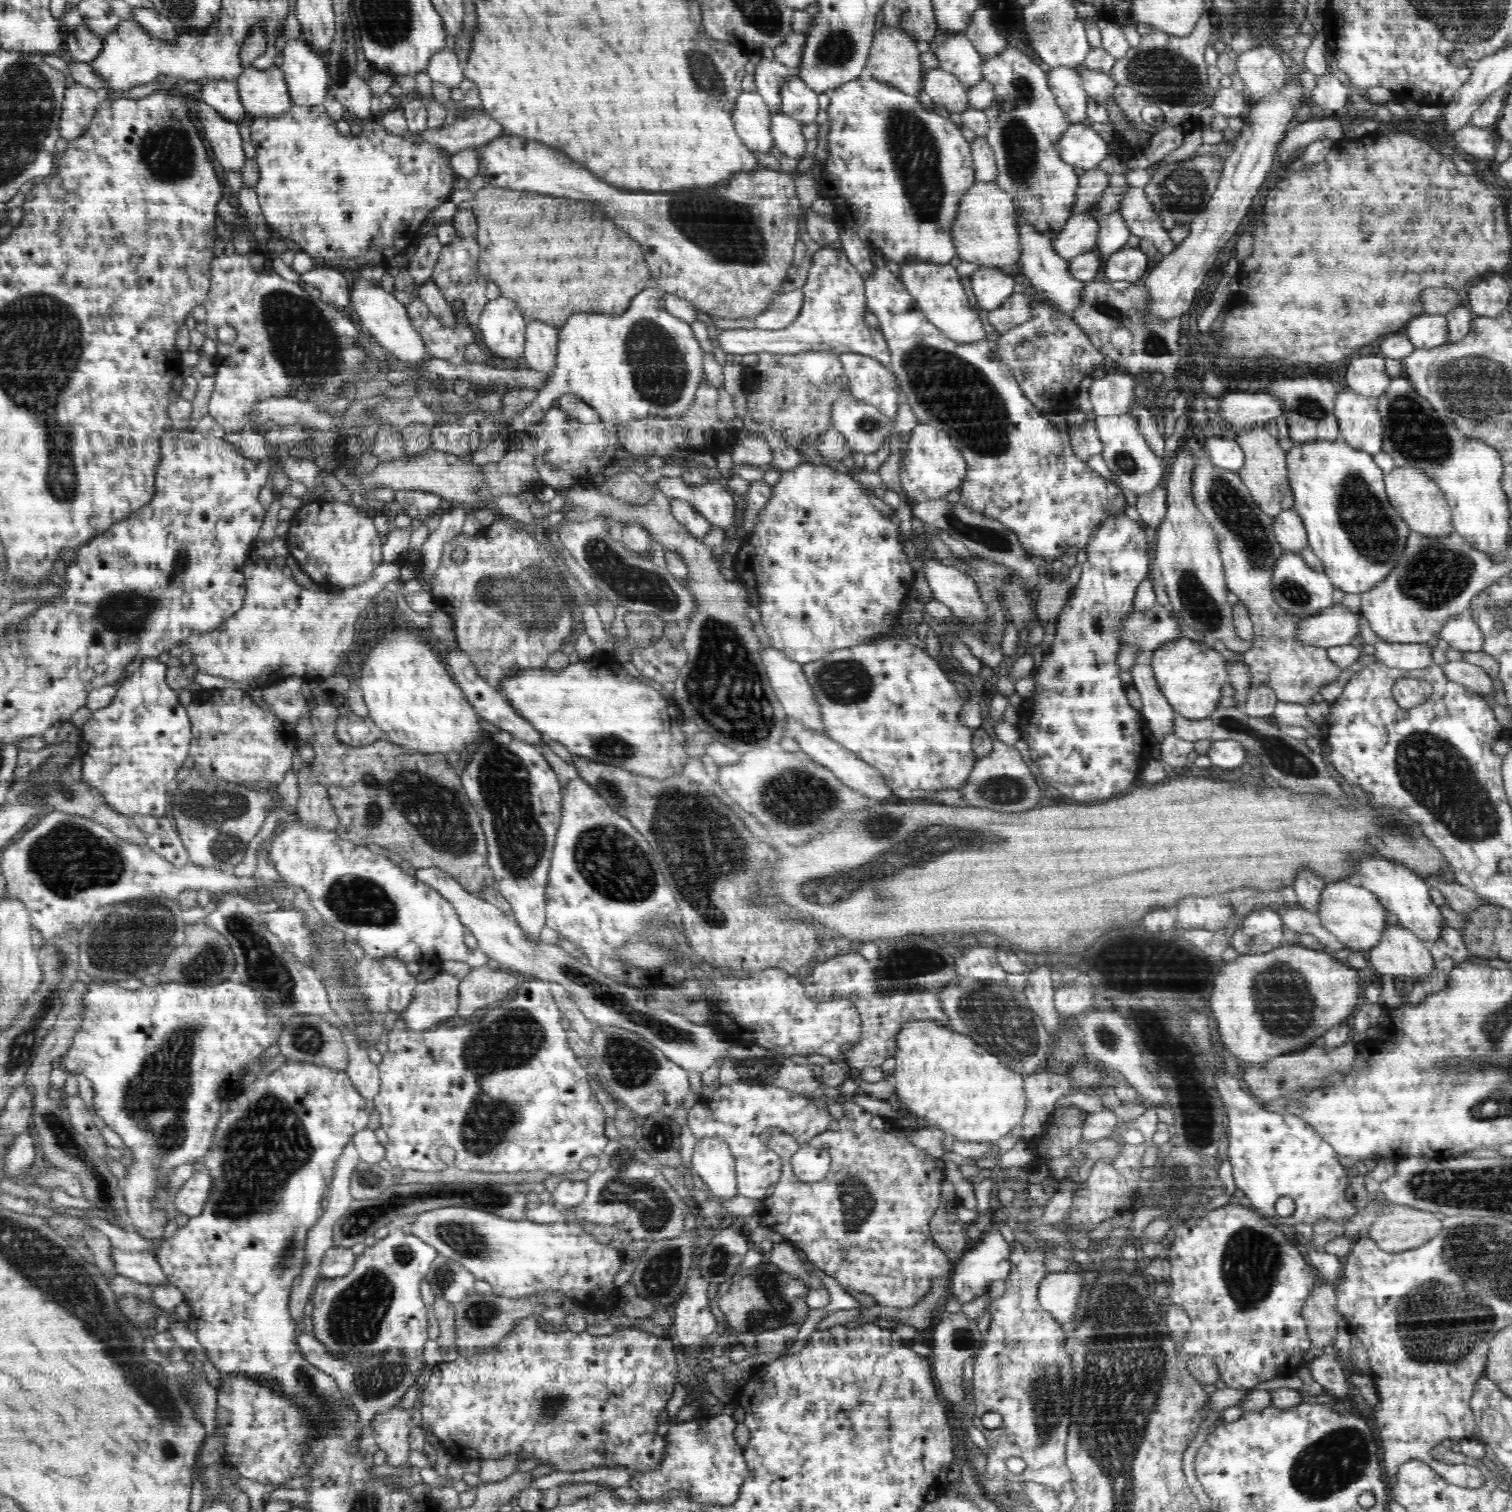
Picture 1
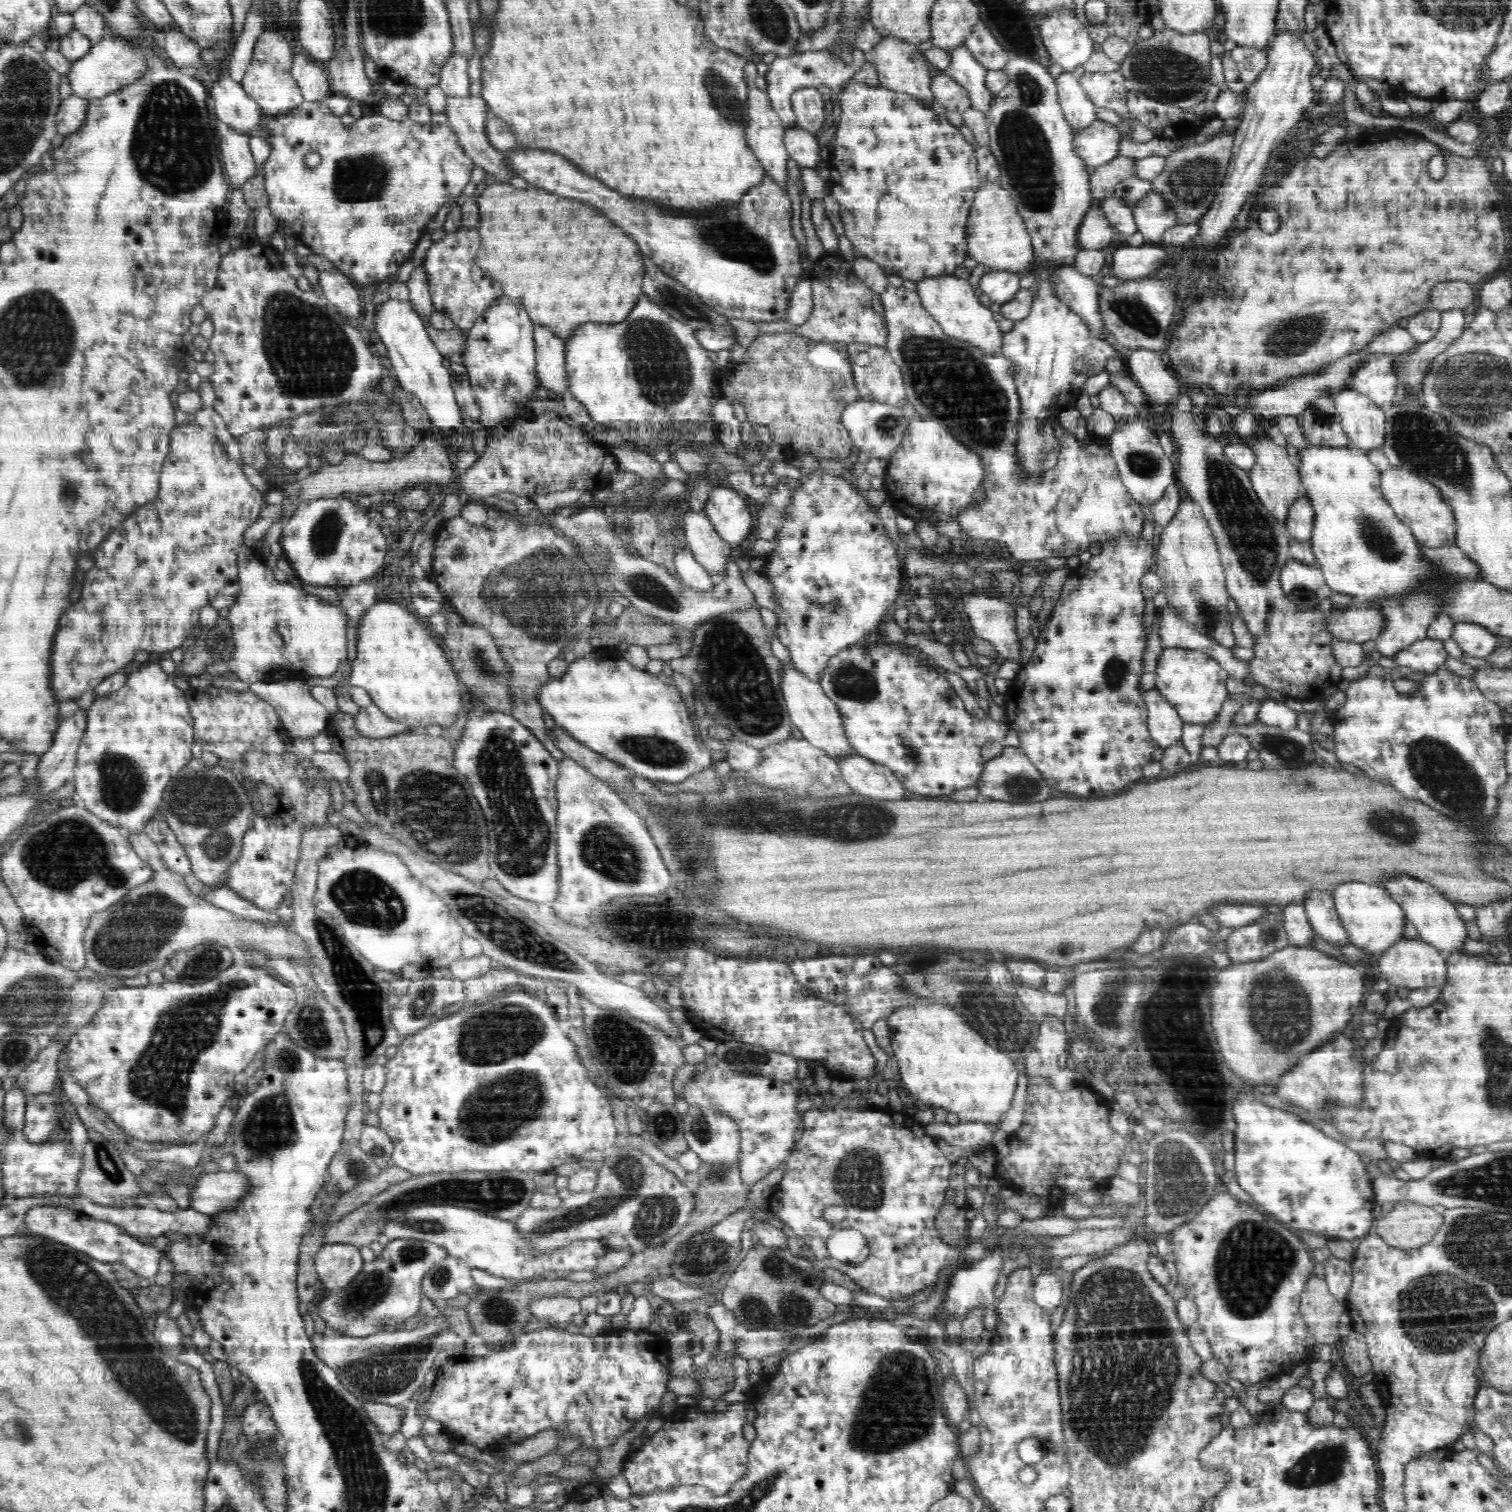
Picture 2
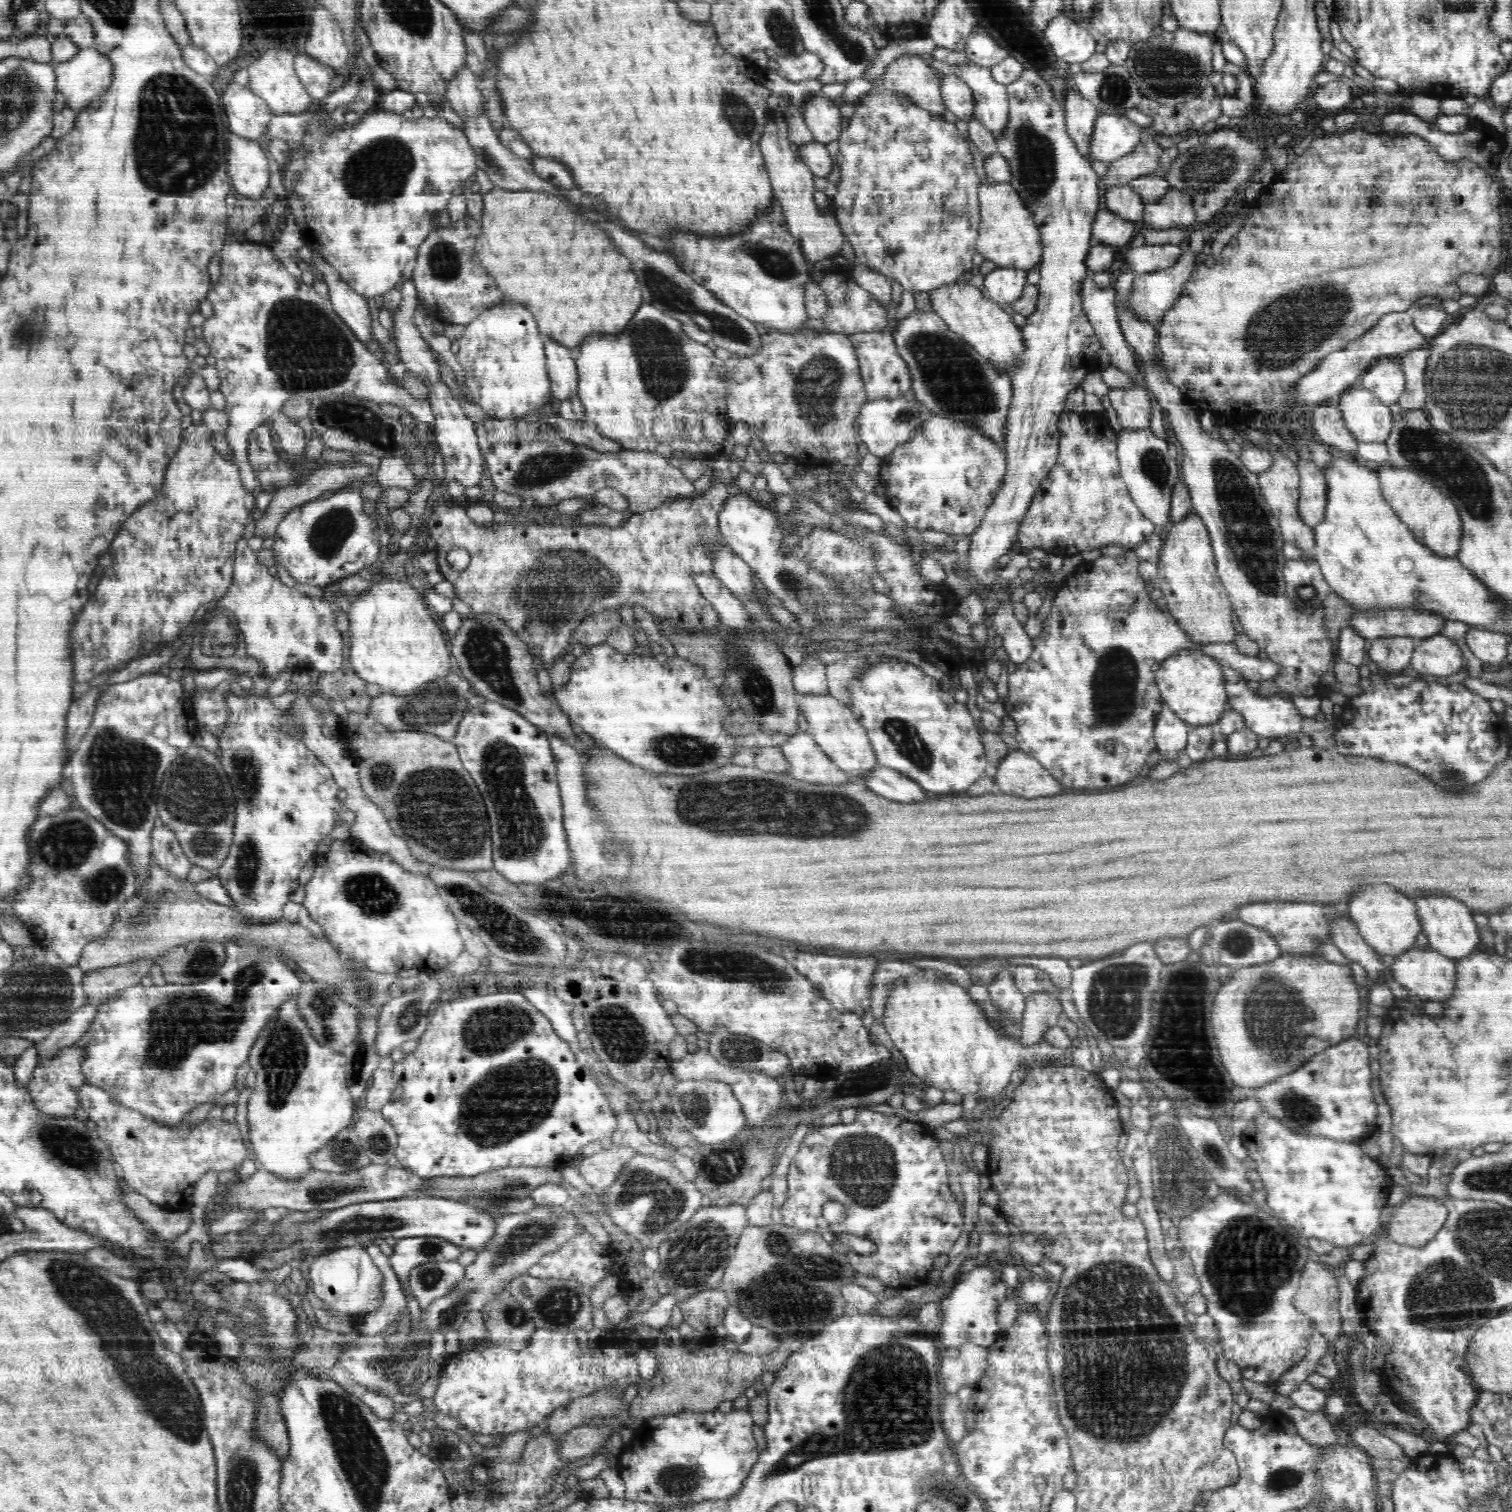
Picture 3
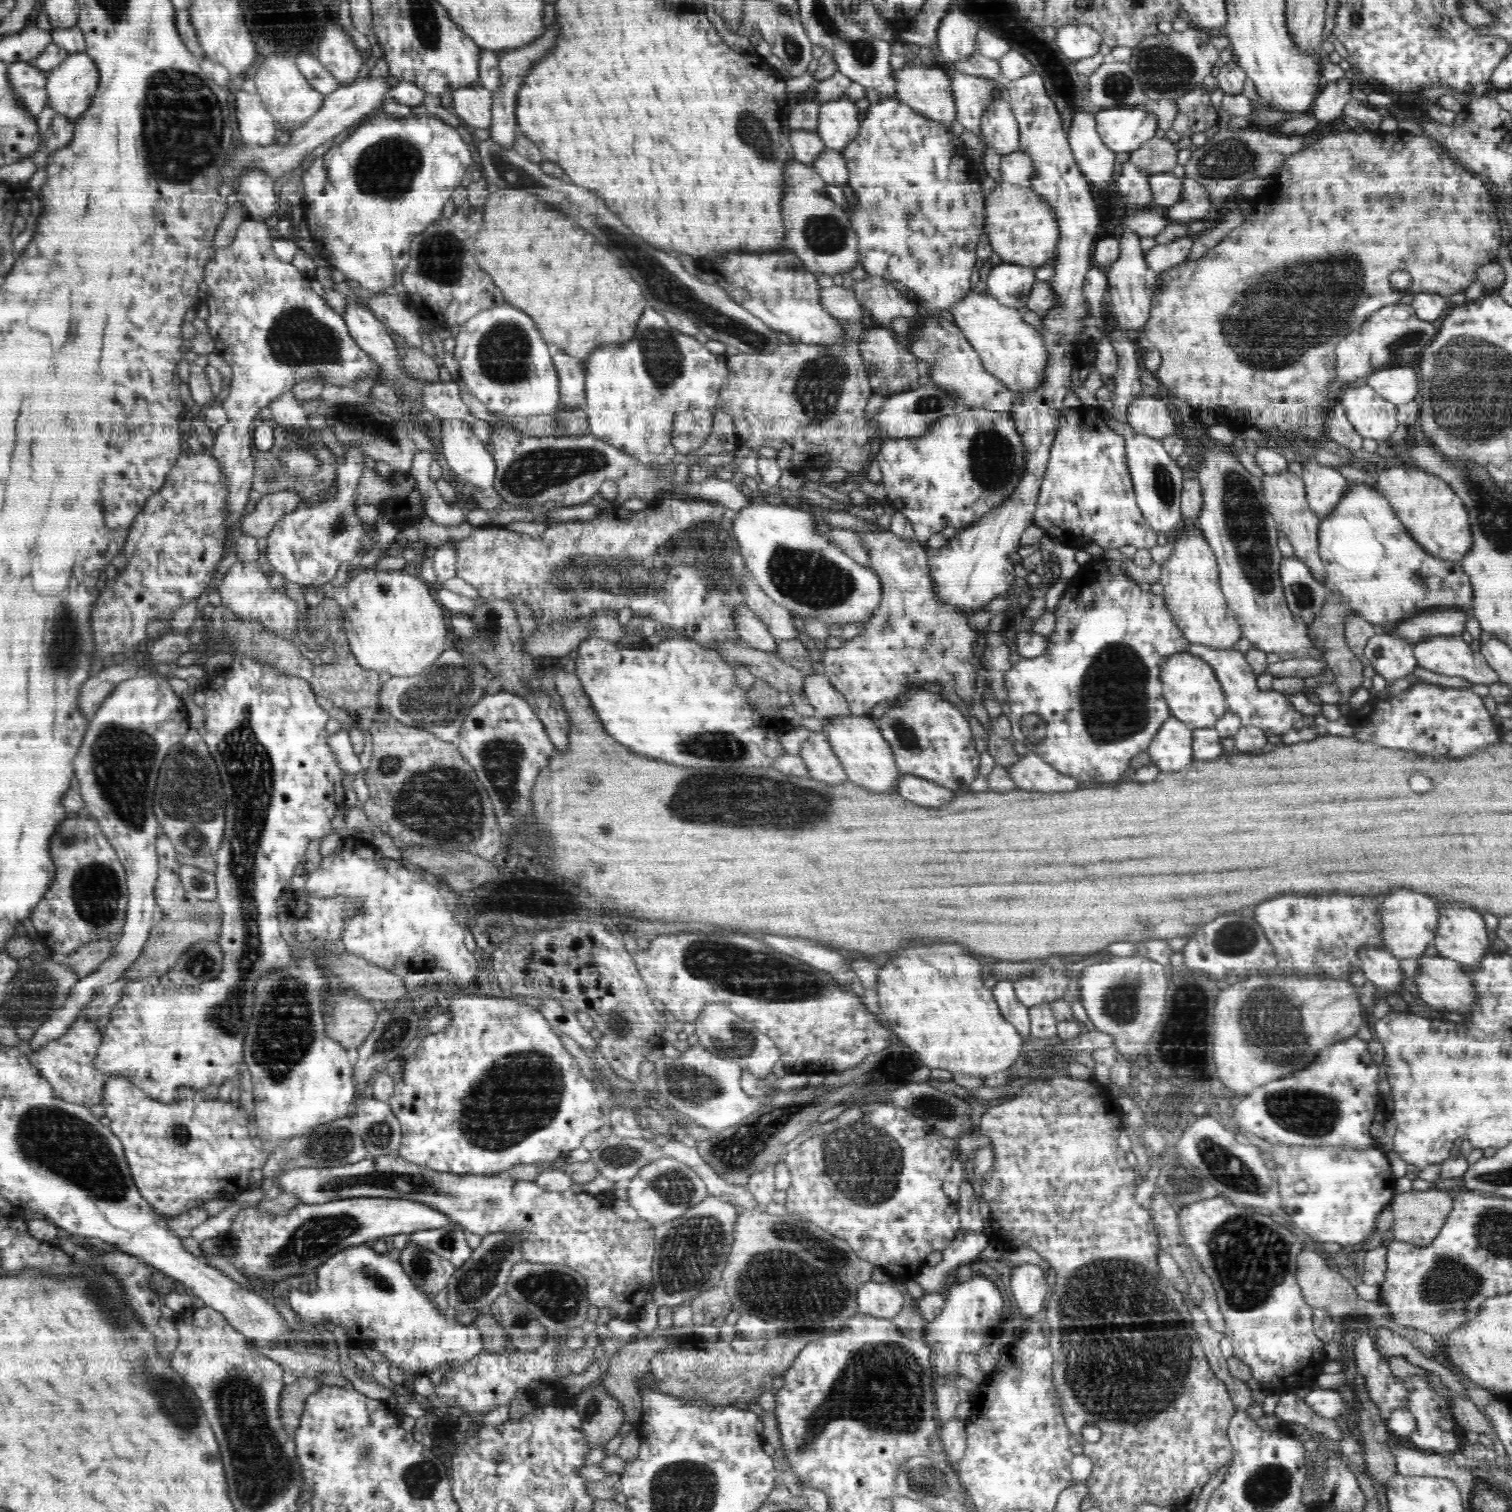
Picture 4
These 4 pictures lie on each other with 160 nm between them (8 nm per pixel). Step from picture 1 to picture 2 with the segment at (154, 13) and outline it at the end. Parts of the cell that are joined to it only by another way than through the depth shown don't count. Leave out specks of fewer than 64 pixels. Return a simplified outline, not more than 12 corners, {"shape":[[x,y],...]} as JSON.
{"shape":[[175,25],[160,37],[178,68],[200,68],[202,47]]}

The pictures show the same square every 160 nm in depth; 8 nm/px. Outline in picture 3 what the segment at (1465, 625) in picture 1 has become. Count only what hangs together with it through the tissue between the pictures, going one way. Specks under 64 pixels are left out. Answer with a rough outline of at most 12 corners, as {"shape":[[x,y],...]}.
{"shape":[[1471,626],[1466,647],[1483,664],[1504,665],[1506,635]]}

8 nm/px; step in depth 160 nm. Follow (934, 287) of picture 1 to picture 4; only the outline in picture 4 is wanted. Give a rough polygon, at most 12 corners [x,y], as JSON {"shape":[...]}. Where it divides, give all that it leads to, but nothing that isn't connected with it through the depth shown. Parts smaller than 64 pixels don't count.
{"shape":[[972,289],[948,312],[1012,395],[1045,379],[1036,325]]}

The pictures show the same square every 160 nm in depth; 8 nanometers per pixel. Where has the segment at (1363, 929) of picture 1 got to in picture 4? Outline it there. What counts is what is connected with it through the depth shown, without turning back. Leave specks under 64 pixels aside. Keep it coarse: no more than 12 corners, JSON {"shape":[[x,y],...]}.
{"shape":[[1420,892],[1382,898],[1381,943],[1397,959],[1424,956],[1440,904]]}

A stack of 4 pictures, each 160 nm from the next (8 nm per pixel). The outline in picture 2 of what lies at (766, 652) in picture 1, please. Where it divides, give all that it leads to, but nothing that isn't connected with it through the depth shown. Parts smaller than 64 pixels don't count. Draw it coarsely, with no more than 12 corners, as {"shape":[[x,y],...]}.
{"shape":[[783,664],[790,720],[834,760],[856,754],[819,682]]}

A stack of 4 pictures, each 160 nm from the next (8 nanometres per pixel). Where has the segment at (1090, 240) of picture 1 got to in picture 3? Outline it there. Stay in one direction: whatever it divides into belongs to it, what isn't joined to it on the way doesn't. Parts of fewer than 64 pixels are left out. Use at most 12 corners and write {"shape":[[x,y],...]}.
{"shape":[[1099,210],[1092,230],[1094,244],[1122,250],[1141,223]]}

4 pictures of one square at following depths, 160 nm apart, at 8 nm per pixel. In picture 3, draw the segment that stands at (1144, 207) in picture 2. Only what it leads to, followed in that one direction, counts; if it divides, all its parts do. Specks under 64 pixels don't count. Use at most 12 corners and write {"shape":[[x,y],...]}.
{"shape":[[1170,189],[1145,206],[1141,225],[1169,229],[1196,222],[1194,203]]}

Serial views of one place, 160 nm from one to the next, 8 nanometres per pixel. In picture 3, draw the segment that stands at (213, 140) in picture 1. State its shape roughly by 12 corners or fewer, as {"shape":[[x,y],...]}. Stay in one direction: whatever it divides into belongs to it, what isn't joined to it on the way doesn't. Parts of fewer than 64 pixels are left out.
{"shape":[[230,134],[228,177],[236,192],[260,200],[268,158],[255,140]]}

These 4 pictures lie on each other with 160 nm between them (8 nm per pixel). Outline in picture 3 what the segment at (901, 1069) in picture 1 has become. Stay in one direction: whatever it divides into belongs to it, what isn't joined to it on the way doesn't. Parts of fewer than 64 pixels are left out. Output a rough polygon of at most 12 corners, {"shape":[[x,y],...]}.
{"shape":[[938,970],[883,1025],[920,1086],[992,1104],[1022,1063],[1070,1055],[990,1026]]}

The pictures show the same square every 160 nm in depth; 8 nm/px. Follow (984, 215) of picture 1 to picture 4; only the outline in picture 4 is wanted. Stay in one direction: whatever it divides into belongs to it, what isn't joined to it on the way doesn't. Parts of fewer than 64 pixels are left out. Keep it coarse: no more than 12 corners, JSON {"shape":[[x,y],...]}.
{"shape":[[996,184],[983,230],[1002,262],[1055,258],[1058,219],[1030,184]]}

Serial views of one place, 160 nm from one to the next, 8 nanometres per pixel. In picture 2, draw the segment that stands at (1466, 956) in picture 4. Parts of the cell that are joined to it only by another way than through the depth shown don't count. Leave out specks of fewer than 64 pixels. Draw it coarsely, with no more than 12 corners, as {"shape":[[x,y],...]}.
{"shape":[[1410,876],[1382,882],[1417,928],[1446,955],[1468,938],[1454,903]]}

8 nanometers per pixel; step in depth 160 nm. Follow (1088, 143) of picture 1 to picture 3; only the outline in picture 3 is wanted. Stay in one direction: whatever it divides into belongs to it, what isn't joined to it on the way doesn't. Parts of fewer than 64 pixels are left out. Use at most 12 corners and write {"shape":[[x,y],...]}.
{"shape":[[1100,113],[1090,142],[1094,161],[1112,163],[1141,144],[1140,129]]}

